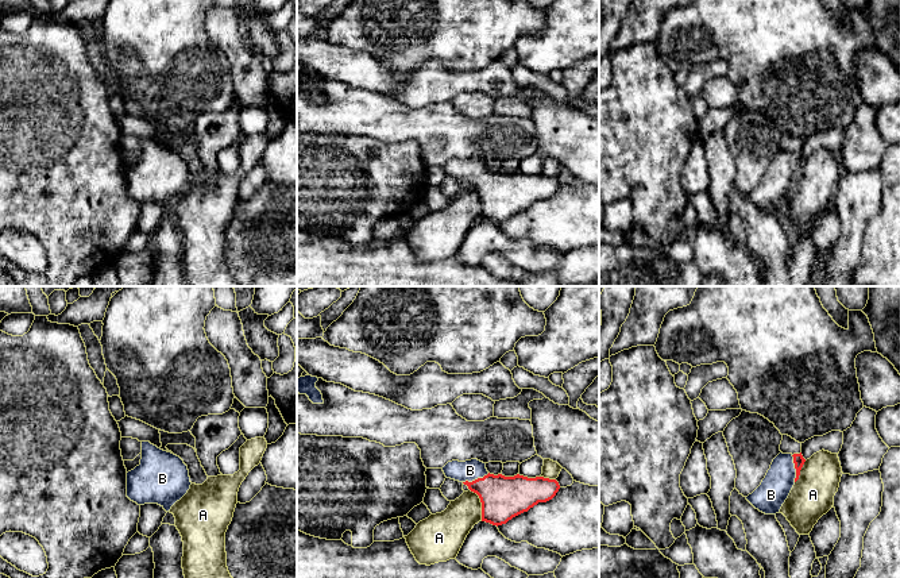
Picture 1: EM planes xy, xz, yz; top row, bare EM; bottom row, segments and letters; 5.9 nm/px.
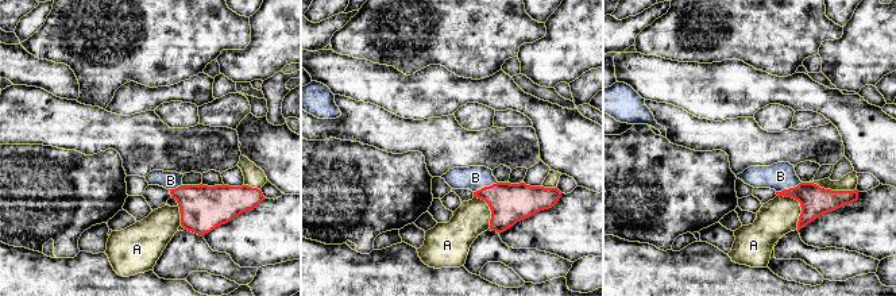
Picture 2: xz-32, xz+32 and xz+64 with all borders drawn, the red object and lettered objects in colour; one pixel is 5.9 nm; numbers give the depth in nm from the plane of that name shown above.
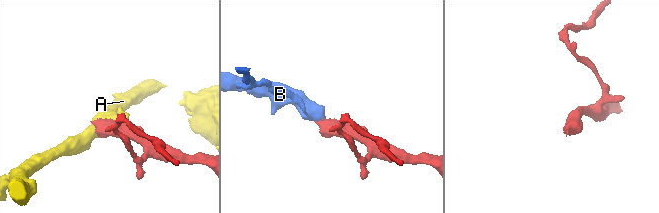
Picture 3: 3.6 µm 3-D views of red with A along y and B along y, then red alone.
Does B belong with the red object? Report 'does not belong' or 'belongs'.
belongs

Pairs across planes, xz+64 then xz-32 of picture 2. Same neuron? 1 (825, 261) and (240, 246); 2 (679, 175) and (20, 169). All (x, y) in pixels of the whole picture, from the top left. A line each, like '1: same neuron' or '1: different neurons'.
1: different neurons
2: same neuron

